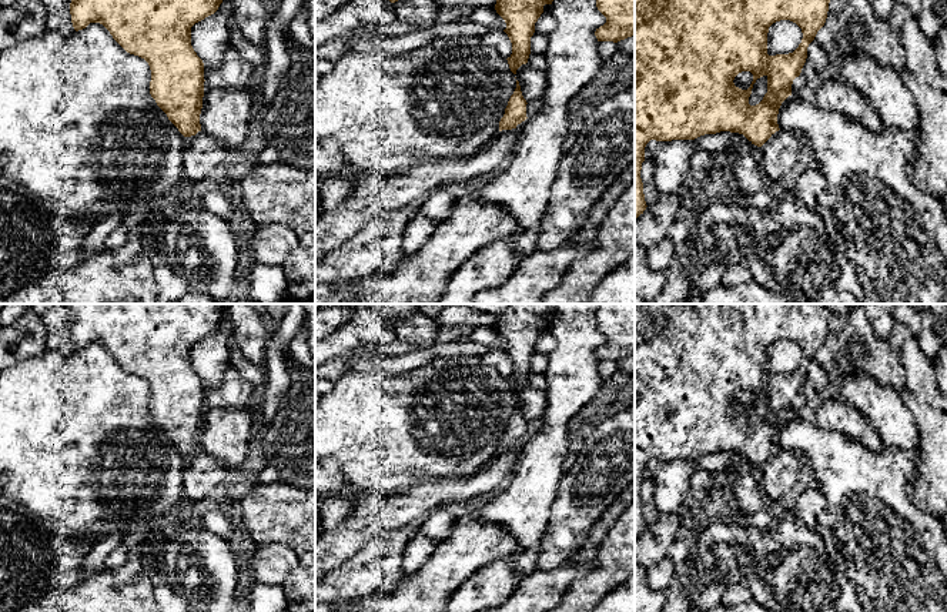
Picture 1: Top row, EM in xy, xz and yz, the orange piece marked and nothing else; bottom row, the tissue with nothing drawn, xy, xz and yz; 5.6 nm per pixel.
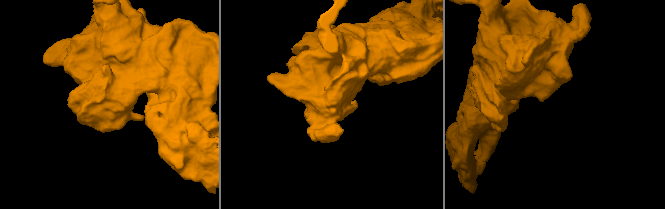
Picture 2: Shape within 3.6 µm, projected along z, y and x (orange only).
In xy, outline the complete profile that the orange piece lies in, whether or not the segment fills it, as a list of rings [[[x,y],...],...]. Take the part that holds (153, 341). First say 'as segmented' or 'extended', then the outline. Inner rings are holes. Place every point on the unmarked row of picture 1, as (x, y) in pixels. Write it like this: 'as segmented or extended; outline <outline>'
as segmented; outline [[[60,304],[73,314],[71,342],[76,351],[90,342],[103,344],[130,374],[144,378],[151,389],[150,414],[184,457],[201,451],[200,434],[204,417],[204,382],[191,365],[191,347],[214,334],[222,322],[225,304]]]

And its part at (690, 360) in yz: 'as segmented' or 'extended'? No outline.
as segmented

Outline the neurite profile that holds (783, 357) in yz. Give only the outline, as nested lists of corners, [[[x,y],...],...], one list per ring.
[[[780,340],[769,347],[767,352],[767,374],[789,374],[793,372],[802,362],[802,348],[790,341]]]

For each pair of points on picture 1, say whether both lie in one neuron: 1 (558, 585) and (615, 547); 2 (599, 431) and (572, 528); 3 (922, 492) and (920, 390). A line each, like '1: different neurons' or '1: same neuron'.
1: different neurons
2: same neuron
3: same neuron

